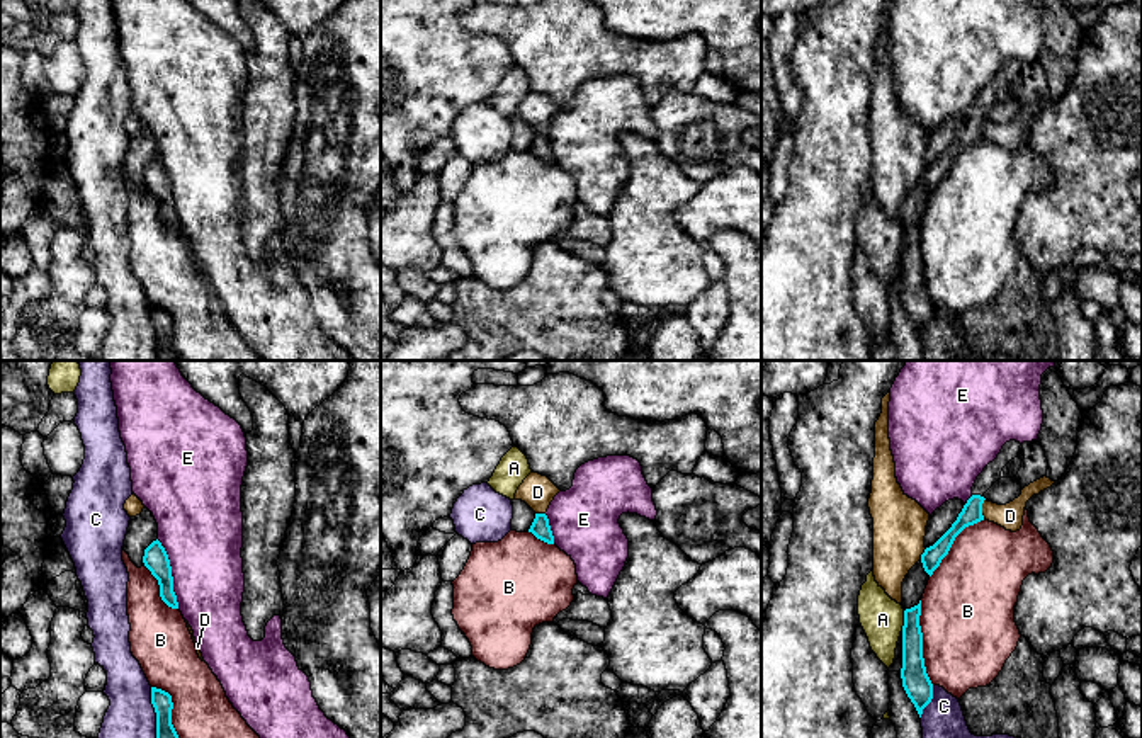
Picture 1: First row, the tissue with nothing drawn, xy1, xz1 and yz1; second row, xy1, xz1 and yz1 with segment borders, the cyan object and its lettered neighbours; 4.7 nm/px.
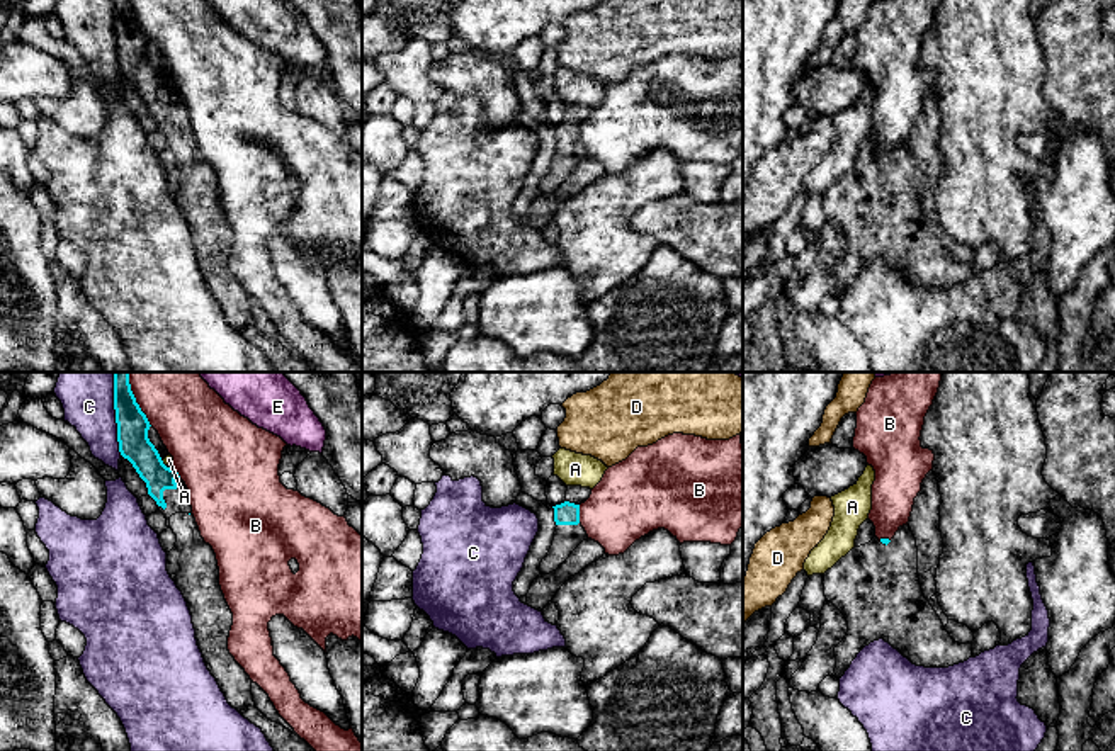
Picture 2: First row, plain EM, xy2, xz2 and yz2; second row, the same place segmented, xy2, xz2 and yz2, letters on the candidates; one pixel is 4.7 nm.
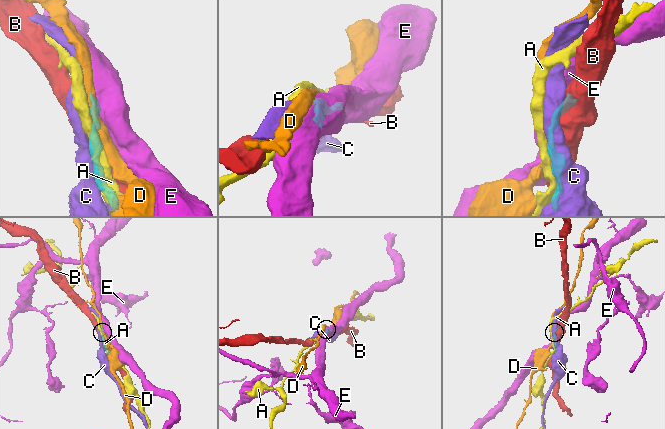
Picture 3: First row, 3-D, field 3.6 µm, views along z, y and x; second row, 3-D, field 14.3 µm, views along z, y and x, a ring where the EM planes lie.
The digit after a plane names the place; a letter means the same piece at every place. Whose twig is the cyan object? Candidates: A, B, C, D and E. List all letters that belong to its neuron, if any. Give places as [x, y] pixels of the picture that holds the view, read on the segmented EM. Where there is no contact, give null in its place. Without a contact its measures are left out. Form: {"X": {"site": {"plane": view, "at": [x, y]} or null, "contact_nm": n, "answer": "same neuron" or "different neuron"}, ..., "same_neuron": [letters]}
{"A": {"site": {"plane": "yz1", "at": [904, 621]}, "contact_nm": 100, "answer": "different neuron"}, "B": {"site": {"plane": "yz1", "at": [921, 643]}, "contact_nm": 400, "answer": "different neuron"}, "C": {"site": {"plane": "xy2", "at": [116, 413]}, "contact_nm": 400, "answer": "different neuron"}, "D": {"site": {"plane": "yz1", "at": [981, 509]}, "contact_nm": 100, "answer": "different neuron"}, "E": {"site": {"plane": "xy1", "at": [170, 573]}, "contact_nm": 340, "answer": "different neuron"}, "same_neuron": []}

